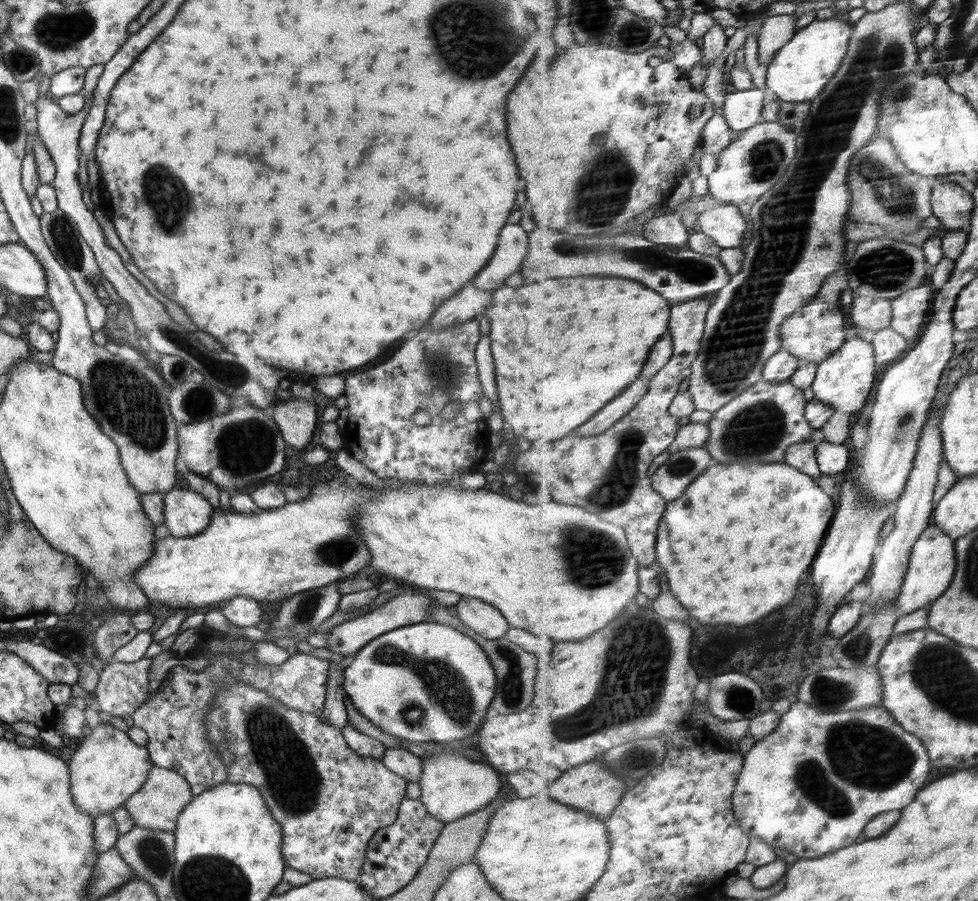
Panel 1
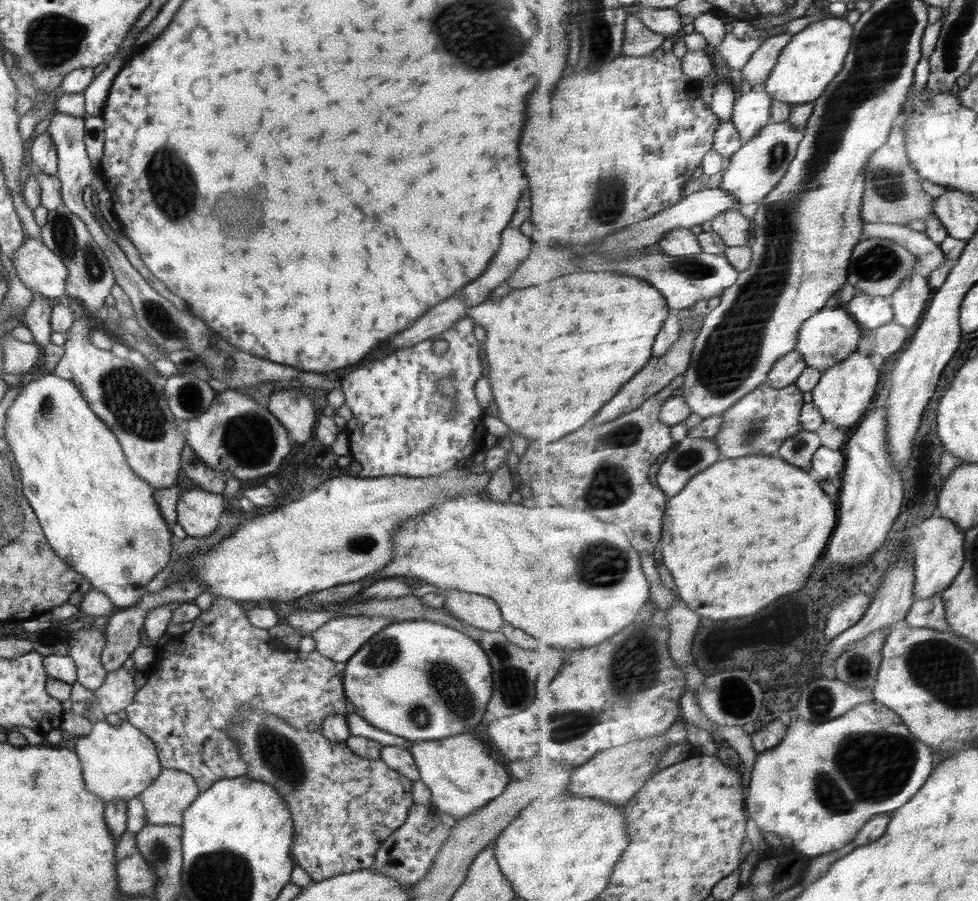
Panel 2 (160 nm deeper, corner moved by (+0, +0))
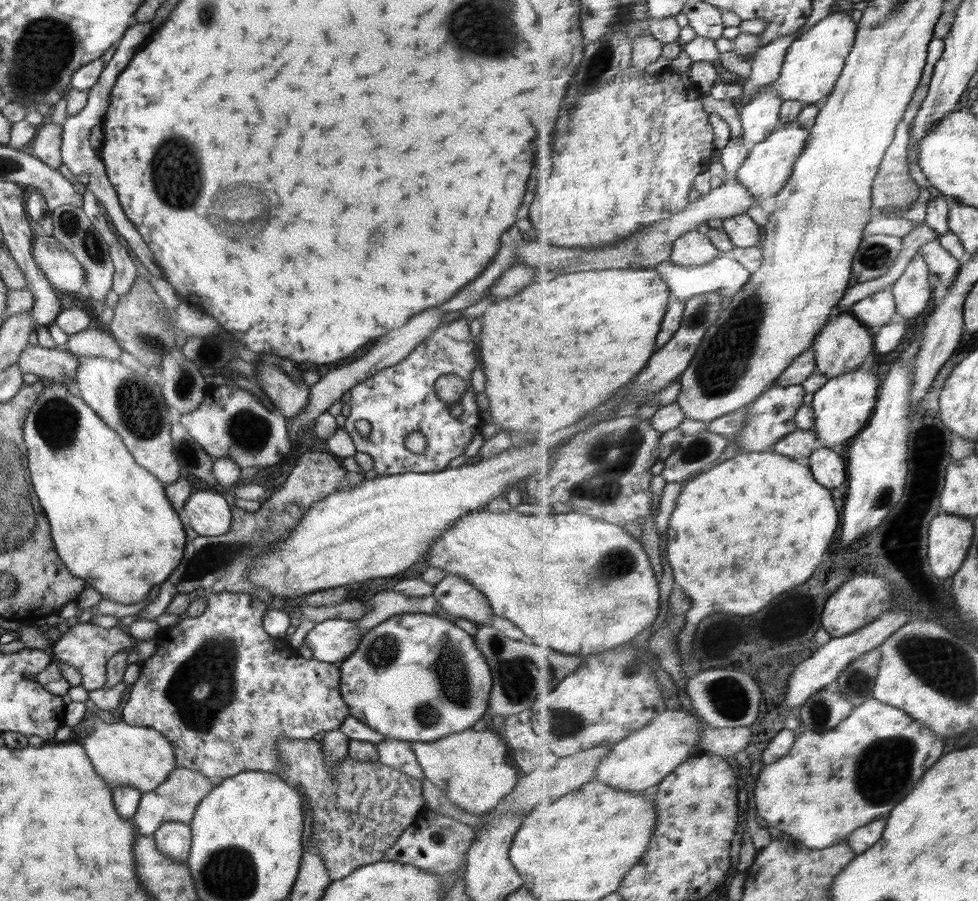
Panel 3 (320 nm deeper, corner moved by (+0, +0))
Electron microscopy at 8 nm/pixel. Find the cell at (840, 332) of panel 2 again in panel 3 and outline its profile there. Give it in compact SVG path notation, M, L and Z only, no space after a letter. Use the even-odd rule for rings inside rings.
M842 313L835 321L827 324L825 330L812 345L818 362L817 372L830 378L848 375L860 371L868 356L874 352L874 331L858 319L853 313Z

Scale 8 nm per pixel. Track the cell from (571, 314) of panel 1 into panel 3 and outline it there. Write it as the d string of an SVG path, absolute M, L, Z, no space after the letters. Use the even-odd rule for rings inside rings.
M634 269L632 270L606 270L606 272L580 272L580 274L566 274L566 276L560 276L560 278L556 278L556 280L552 280L552 282L534 282L534 284L530 284L528 288L524 288L520 294L516 294L516 296L512 296L512 298L506 298L506 300L502 300L502 302L498 302L498 304L492 304L486 312L484 312L484 316L482 316L482 334L479 334L477 338L477 346L480 348L480 362L482 362L482 370L484 370L484 374L486 374L486 396L488 396L488 400L490 400L490 416L486 416L488 421L494 420L493 424L496 424L498 428L510 428L510 430L524 430L524 432L542 432L542 434L551 435L554 432L558 432L558 430L562 431L562 428L566 428L566 426L572 426L572 424L578 424L588 412L592 412L592 410L596 410L600 404L604 404L608 398L612 399L614 396L614 392L618 390L618 392L622 392L620 388L624 386L624 388L631 383L632 380L638 378L640 372L648 366L648 362L651 363L650 358L657 354L658 350L656 350L656 340L658 340L658 336L660 336L660 332L662 332L662 324L664 324L664 320L667 317L669 308L671 306L671 299L674 296L671 294L671 286L664 280L663 274L659 273L656 269Z

